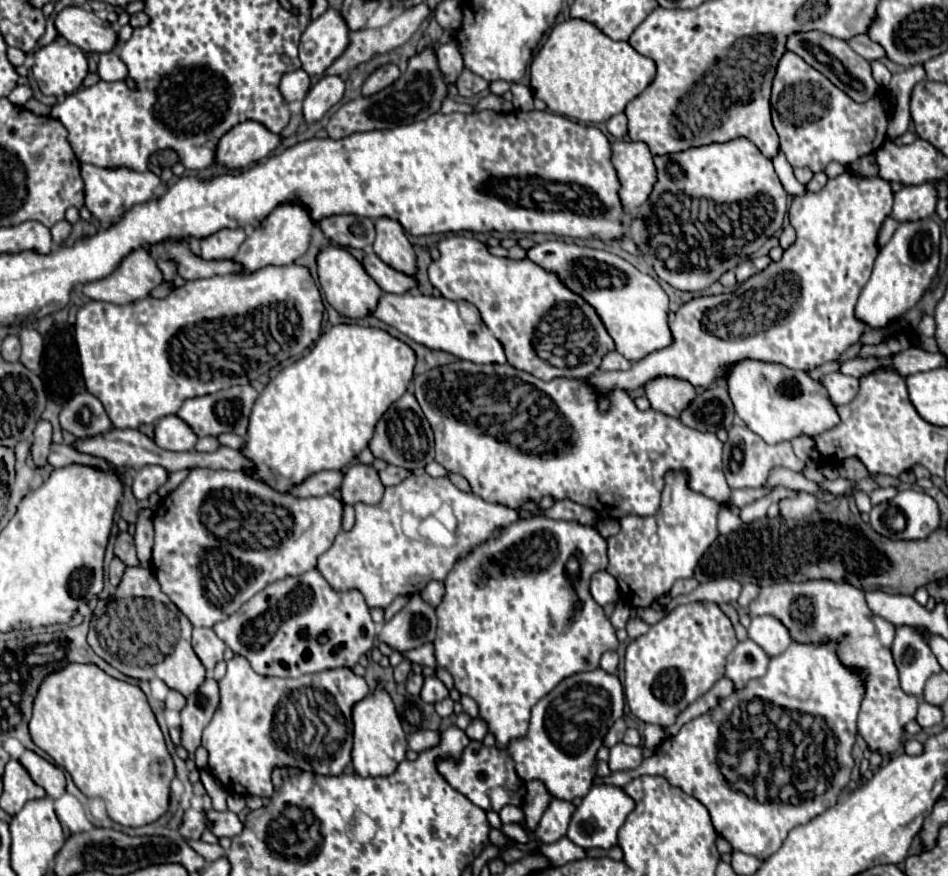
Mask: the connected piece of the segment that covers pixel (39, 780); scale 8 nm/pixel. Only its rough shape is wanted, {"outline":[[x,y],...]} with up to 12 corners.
{"outline":[[33,751],[19,763],[31,779],[57,799],[65,793],[65,773]]}

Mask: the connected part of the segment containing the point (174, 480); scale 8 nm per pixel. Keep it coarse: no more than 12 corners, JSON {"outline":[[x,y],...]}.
{"outline":[[189,469],[169,474],[157,493],[165,498],[186,479]]}

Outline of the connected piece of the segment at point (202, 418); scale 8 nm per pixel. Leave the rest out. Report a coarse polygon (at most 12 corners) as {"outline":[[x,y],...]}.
{"outline":[[251,385],[187,399],[177,415],[199,437],[247,435]]}

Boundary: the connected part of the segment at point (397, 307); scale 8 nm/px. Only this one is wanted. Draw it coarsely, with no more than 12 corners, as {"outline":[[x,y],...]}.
{"outline":[[383,293],[373,313],[415,343],[477,365],[501,343],[457,301]]}

